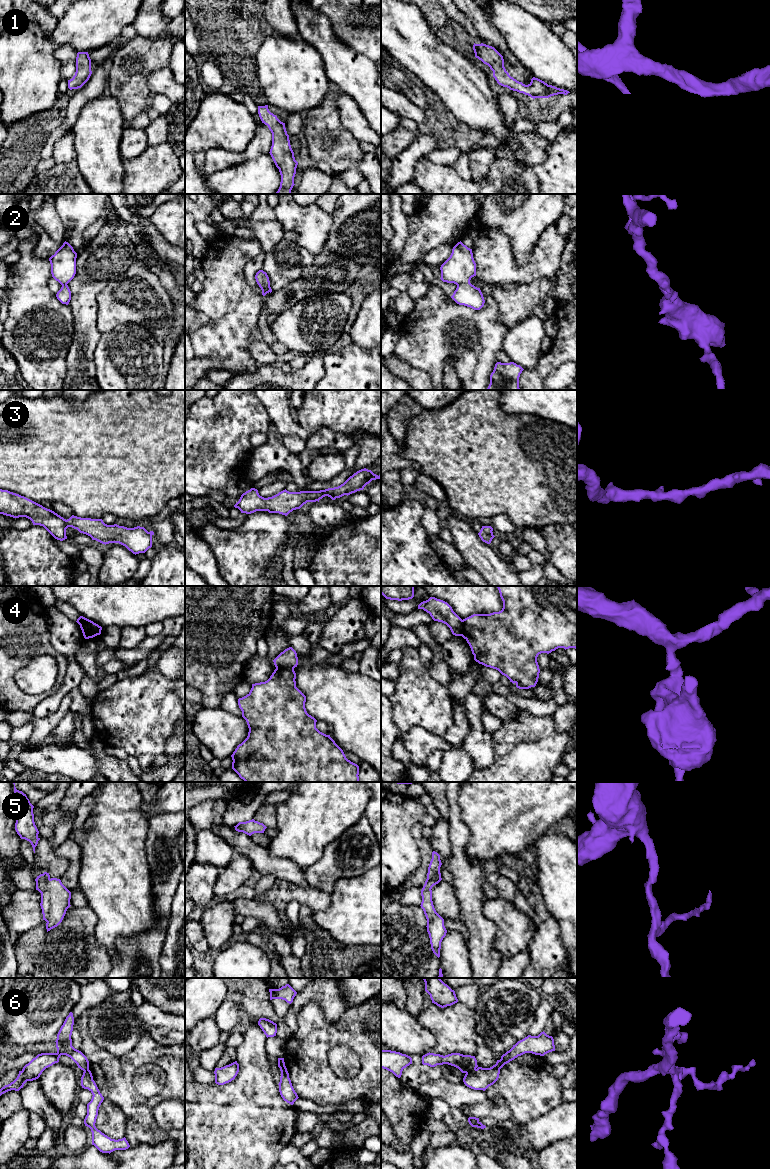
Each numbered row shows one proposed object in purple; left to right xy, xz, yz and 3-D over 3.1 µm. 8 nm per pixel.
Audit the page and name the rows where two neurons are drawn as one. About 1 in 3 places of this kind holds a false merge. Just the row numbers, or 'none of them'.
4, 6

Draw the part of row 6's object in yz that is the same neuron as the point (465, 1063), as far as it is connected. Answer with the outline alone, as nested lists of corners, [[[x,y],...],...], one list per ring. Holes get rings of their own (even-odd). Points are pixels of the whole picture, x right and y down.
[[[429,1052],[422,1056],[422,1064],[430,1067],[448,1064],[458,1068],[462,1073],[473,1071],[478,1067],[475,1056],[460,1053],[451,1053],[443,1056]]]

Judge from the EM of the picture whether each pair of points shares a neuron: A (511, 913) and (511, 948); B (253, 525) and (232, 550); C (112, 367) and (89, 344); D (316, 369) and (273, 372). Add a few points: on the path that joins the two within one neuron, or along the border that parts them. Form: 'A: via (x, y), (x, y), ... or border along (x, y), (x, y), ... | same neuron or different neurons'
A: via (511, 922), (511, 939) | same neuron
B: via (268, 530), (271, 533), (265, 539), (247, 550) | same neuron
C: border along (102, 333), (94, 352), (95, 373) | different neurons
D: via (305, 377), (284, 377) | same neuron

